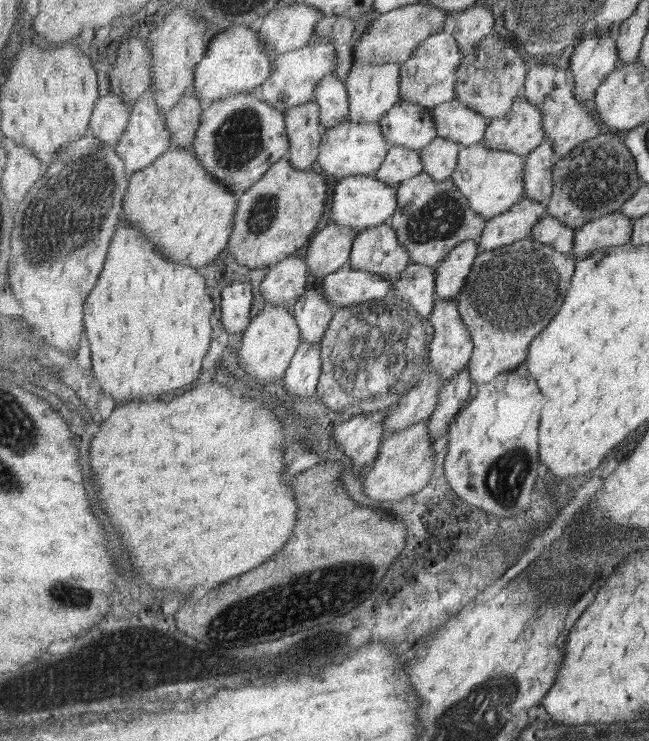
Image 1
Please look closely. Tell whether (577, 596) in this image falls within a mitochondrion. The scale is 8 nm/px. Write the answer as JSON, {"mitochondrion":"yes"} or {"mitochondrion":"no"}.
{"mitochondrion":"no"}

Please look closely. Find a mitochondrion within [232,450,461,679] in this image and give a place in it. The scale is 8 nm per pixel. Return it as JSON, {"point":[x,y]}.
{"point":[299,657]}

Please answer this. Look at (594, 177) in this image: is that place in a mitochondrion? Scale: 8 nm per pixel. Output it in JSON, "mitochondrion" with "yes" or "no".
{"mitochondrion":"yes"}

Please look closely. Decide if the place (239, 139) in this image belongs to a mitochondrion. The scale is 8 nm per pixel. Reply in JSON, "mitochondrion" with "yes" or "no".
{"mitochondrion":"yes"}

